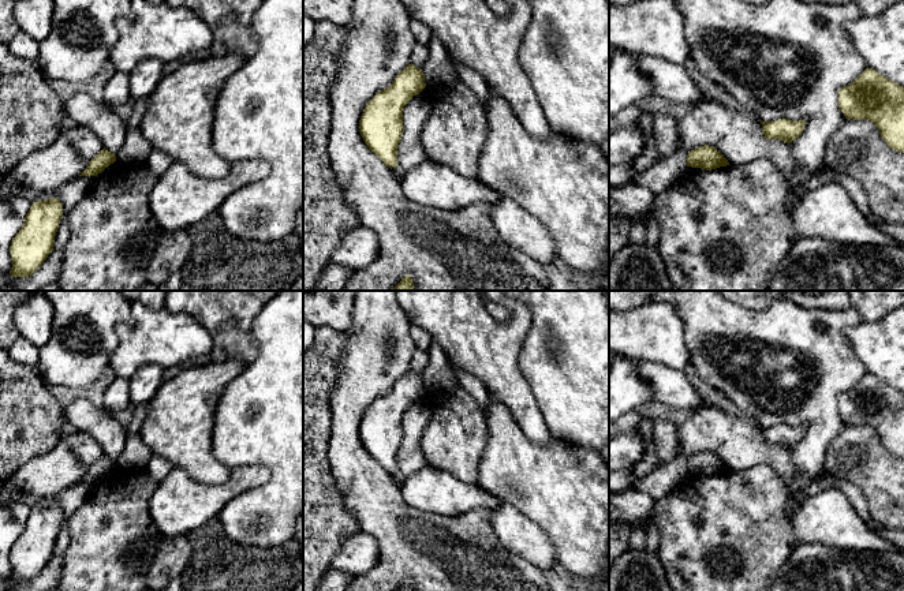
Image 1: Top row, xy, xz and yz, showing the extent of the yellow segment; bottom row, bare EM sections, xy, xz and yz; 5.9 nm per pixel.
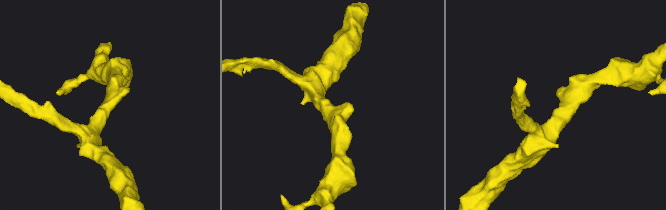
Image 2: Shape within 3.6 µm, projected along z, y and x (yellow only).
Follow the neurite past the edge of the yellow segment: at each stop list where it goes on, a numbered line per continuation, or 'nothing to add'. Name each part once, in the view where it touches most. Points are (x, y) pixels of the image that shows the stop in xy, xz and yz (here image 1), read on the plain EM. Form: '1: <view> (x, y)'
nothing to add

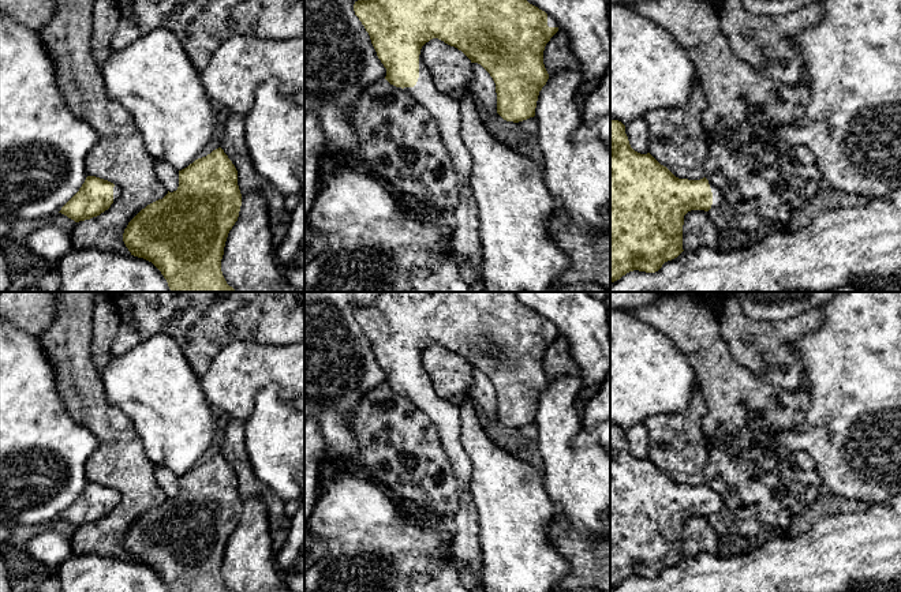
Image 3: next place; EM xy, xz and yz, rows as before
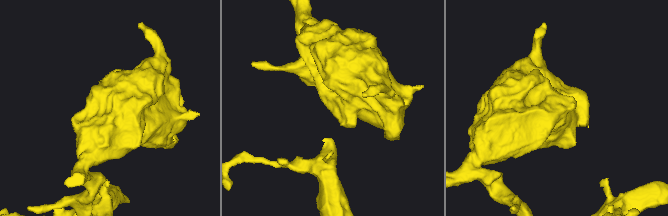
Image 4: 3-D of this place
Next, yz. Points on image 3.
1: yz (718, 505)

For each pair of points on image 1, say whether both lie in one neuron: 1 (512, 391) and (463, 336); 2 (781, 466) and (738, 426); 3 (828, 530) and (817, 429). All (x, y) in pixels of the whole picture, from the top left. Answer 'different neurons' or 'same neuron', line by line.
1: same neuron
2: same neuron
3: different neurons

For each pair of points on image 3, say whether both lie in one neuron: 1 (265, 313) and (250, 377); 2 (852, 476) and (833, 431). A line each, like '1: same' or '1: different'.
1: different
2: same

